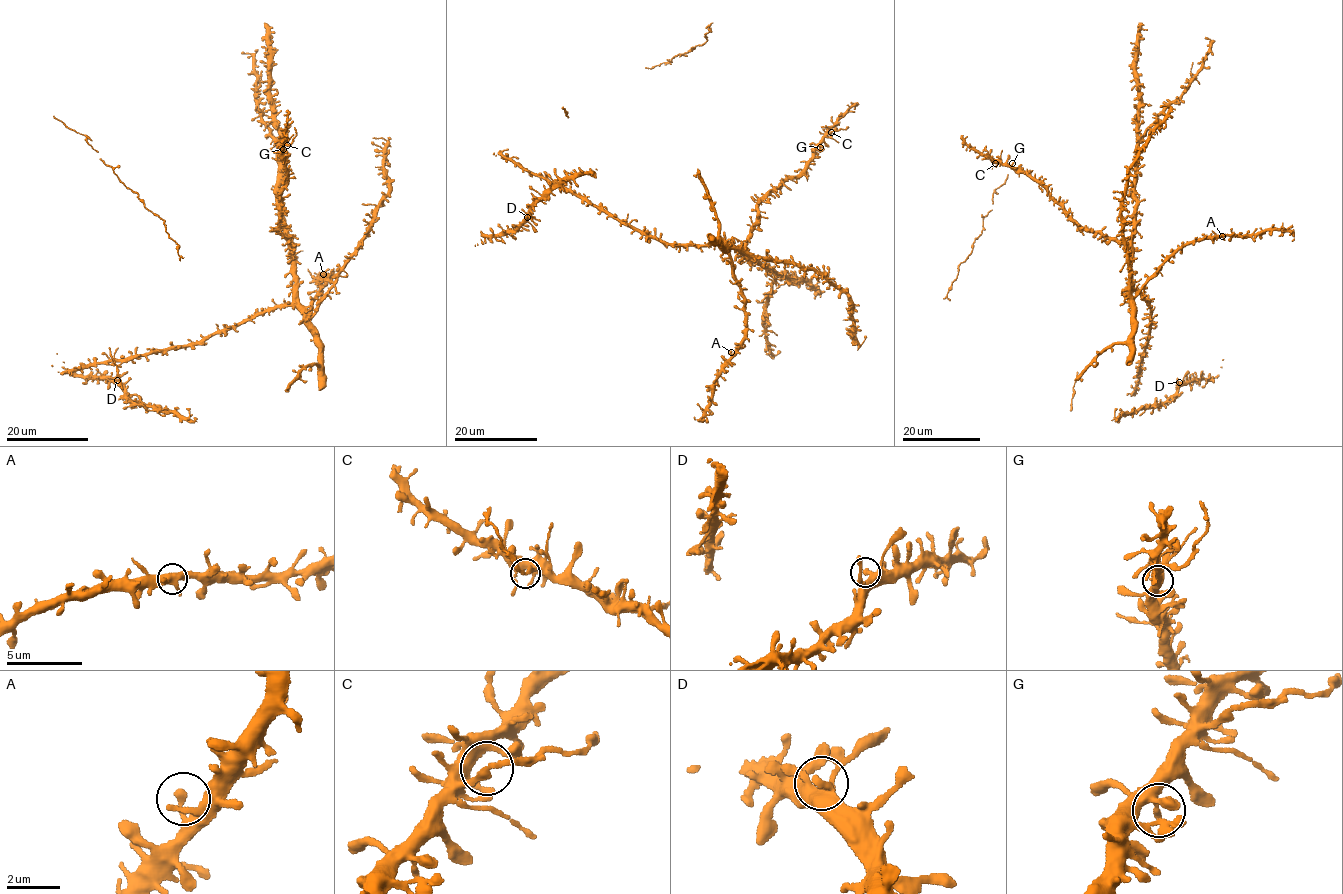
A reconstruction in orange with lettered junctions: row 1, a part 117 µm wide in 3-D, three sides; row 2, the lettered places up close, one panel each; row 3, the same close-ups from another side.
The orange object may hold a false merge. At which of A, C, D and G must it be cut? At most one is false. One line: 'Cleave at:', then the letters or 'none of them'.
Cleave at: C

